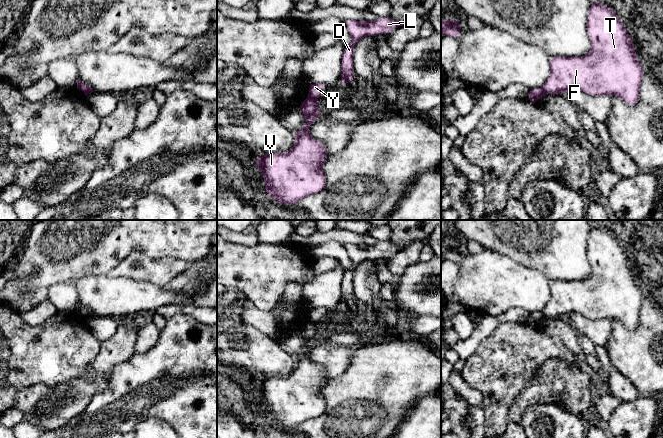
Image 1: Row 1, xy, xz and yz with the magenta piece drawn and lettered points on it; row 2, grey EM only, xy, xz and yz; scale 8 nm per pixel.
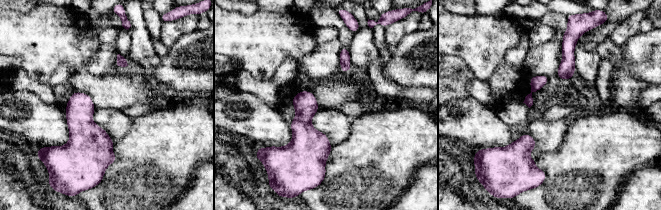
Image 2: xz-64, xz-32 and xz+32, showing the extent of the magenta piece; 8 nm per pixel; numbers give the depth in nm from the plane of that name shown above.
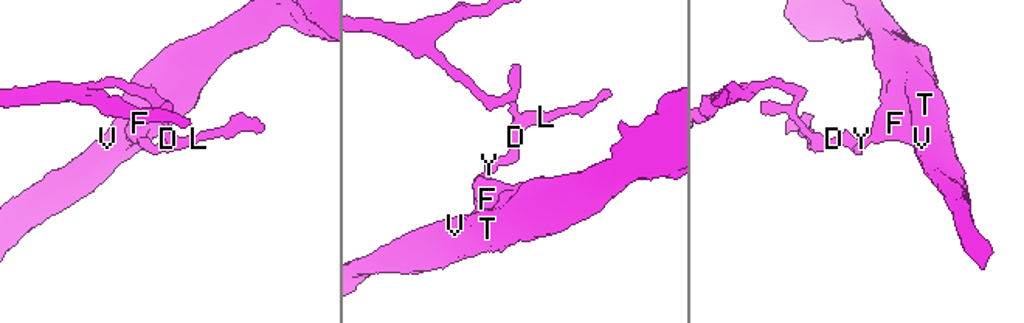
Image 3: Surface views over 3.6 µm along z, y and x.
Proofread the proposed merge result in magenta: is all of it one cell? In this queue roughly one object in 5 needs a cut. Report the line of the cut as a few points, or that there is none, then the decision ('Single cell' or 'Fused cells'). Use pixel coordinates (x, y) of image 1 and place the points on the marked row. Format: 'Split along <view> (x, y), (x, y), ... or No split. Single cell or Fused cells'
Split along xz (309, 95), (315, 99). Fused cells

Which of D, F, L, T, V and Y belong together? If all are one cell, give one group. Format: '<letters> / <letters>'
D L Y / F T V

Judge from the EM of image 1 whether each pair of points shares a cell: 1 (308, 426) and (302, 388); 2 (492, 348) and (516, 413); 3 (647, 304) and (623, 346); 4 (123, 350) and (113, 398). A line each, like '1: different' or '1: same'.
1: different
2: different
3: same
4: different

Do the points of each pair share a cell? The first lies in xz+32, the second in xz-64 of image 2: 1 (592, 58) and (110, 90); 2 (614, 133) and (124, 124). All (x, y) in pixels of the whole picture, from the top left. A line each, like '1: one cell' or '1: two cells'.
1: two cells
2: two cells

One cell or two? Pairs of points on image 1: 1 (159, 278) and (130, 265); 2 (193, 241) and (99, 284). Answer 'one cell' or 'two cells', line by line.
1: one cell
2: two cells

